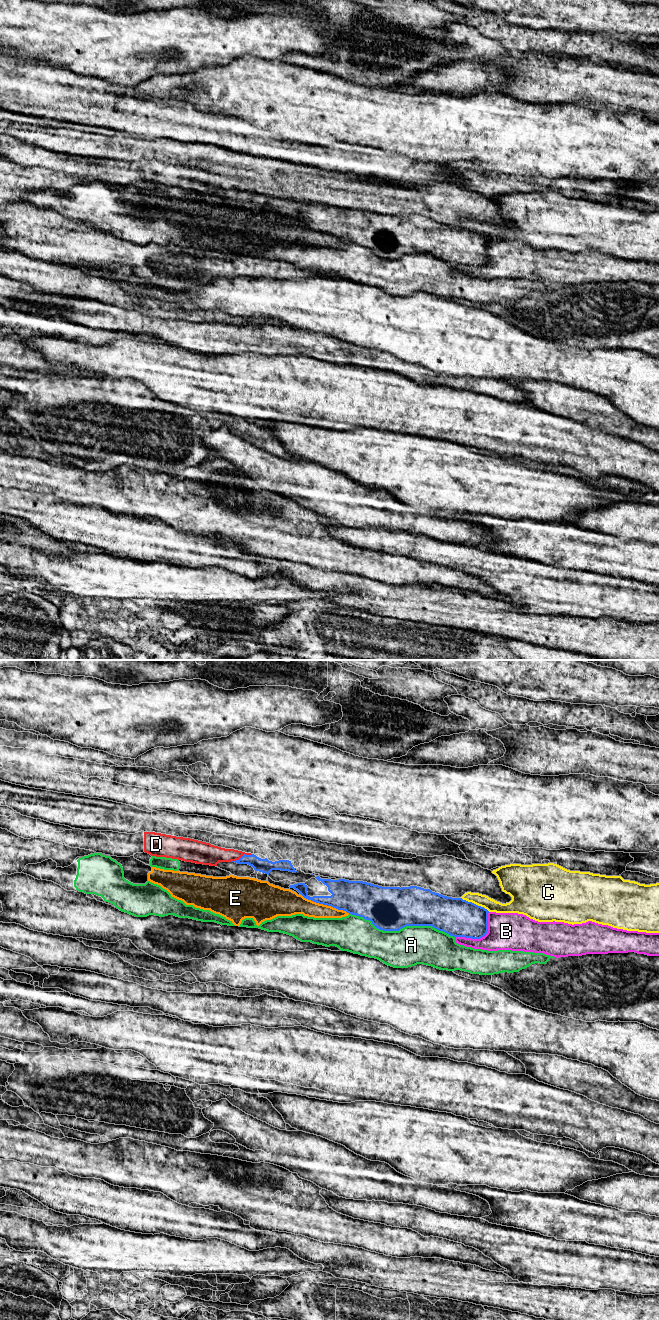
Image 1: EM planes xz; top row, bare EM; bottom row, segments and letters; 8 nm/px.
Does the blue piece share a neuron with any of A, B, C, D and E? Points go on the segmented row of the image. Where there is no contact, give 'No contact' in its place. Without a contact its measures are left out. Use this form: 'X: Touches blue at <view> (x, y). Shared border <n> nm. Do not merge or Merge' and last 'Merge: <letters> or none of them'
A: Touches blue at xz (402, 927). Shared border 850 nm. Do not merge
B: Touches blue at xz (481, 937). Shared border 340 nm. Do not merge
C: Touches blue at xz (475, 904). Shared border 260 nm. Do not merge
D: Touches blue at xz (242, 856). Shared border 190 nm. Merge
E: Touches blue at xz (325, 904). Shared border 420 nm. Do not merge
Merge: D

